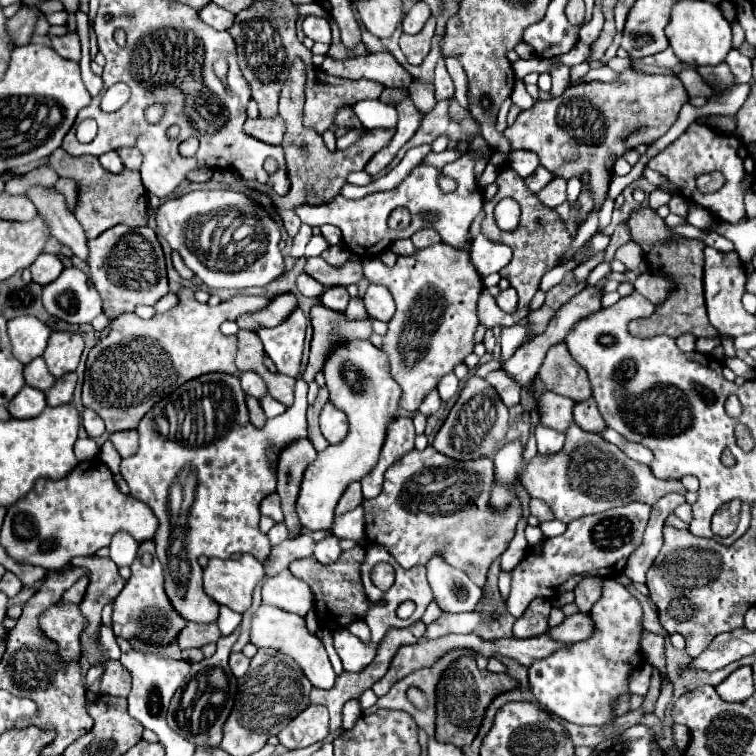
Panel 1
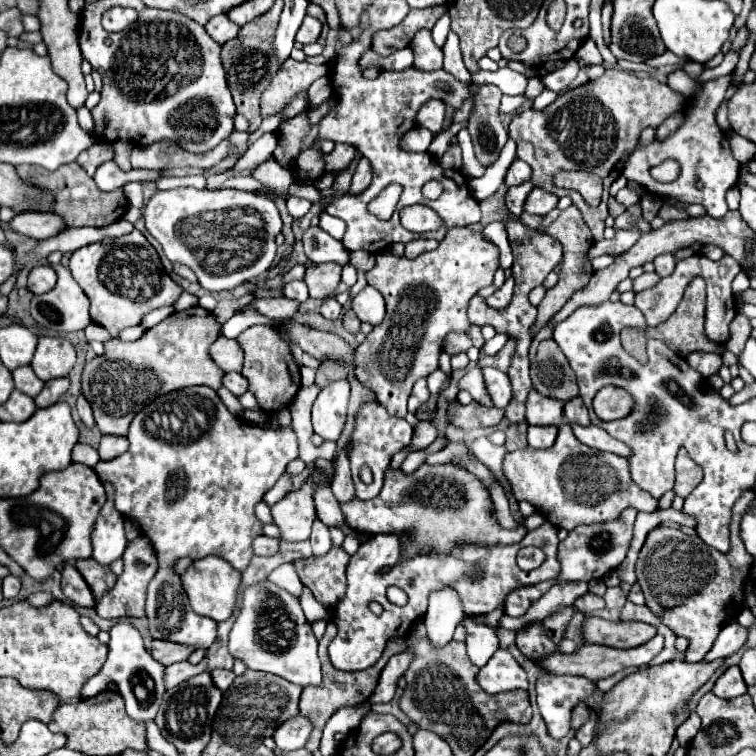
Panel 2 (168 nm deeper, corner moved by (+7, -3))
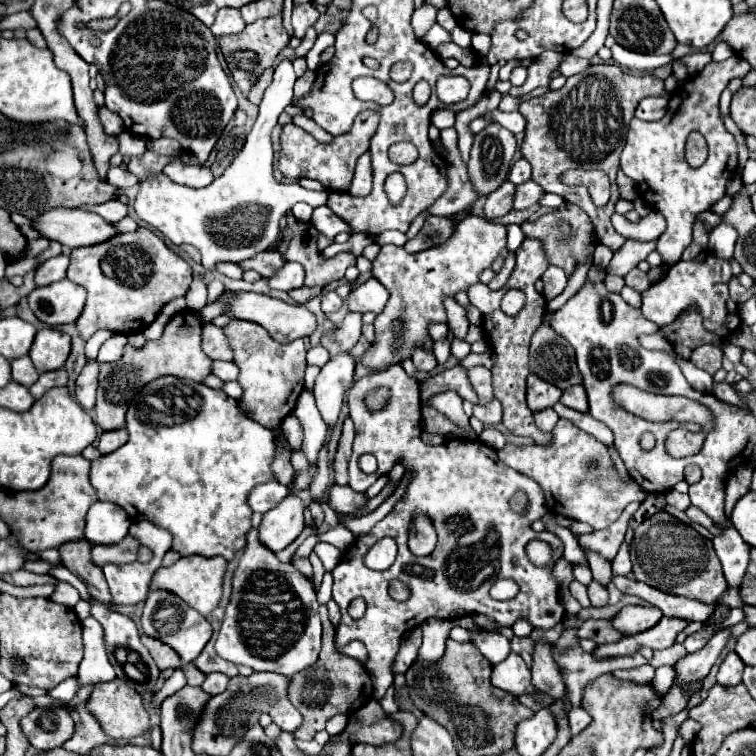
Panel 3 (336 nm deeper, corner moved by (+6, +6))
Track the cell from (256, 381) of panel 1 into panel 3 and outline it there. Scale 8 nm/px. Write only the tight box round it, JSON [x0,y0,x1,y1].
[211,362,239,380]

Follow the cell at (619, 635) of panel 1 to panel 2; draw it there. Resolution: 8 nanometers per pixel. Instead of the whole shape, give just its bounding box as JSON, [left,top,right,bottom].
[536,675,596,737]

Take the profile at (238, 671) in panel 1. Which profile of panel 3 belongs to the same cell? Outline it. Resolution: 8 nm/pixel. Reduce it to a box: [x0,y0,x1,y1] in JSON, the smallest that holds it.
[201,672,229,696]

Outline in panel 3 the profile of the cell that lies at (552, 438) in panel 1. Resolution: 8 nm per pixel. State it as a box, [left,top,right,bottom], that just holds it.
[533,408,559,432]

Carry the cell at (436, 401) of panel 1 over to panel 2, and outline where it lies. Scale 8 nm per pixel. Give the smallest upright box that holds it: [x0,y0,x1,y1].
[408,379,430,413]

